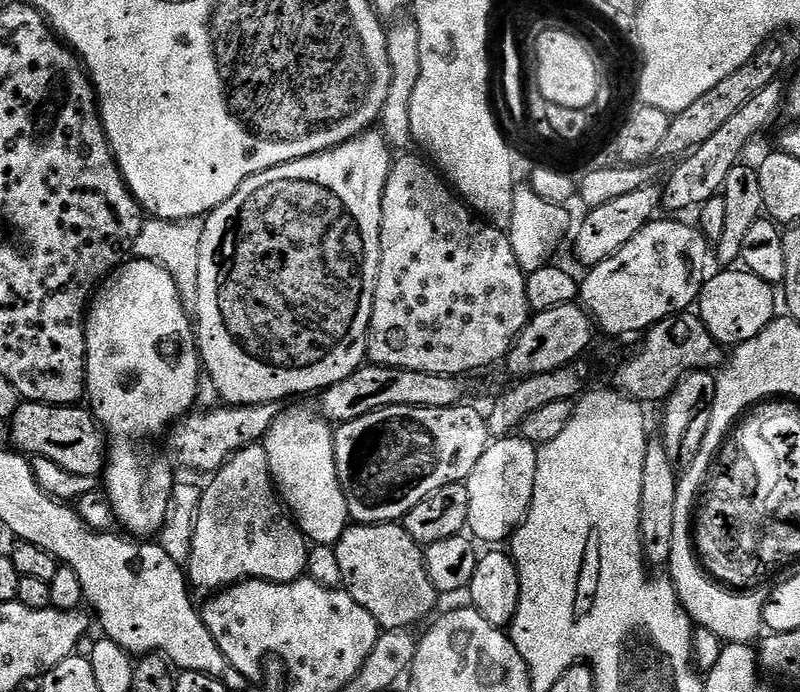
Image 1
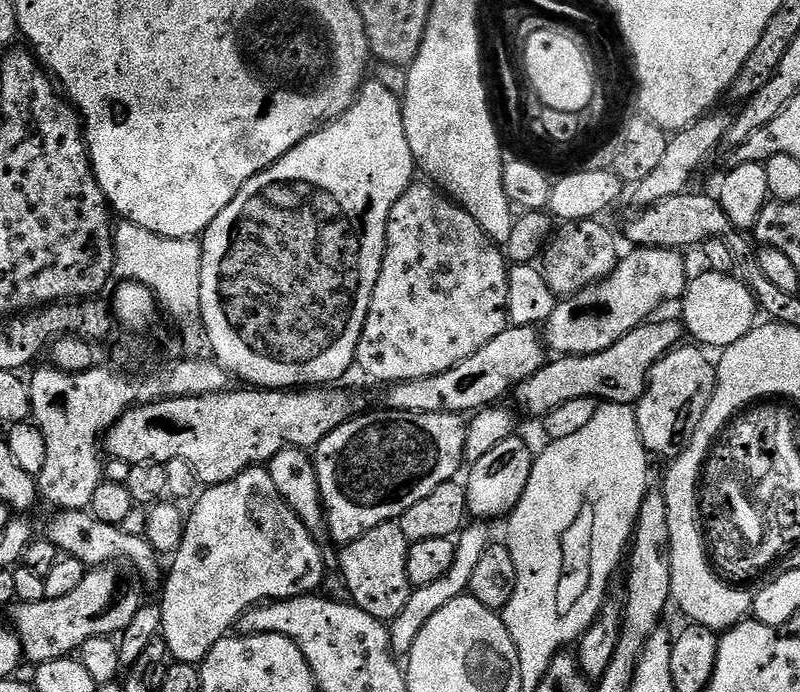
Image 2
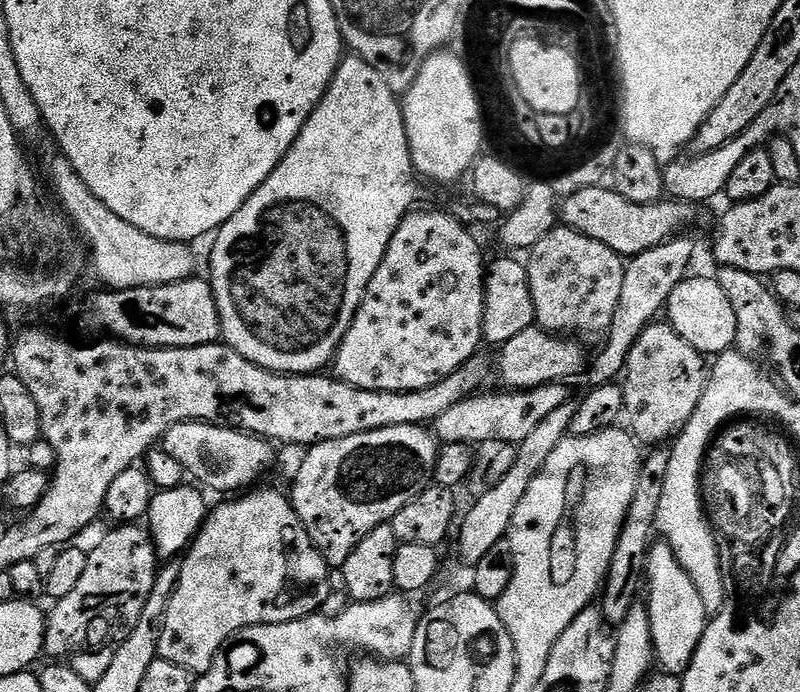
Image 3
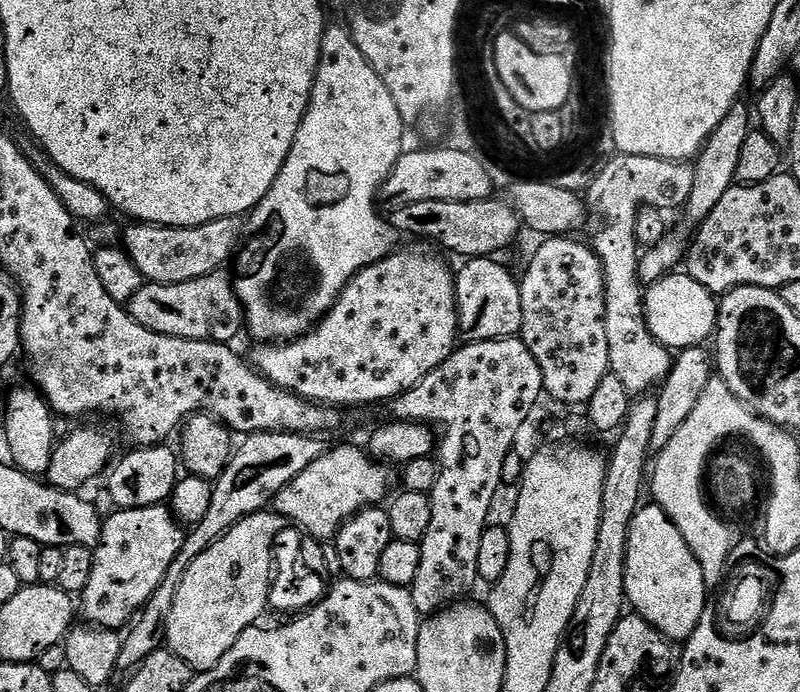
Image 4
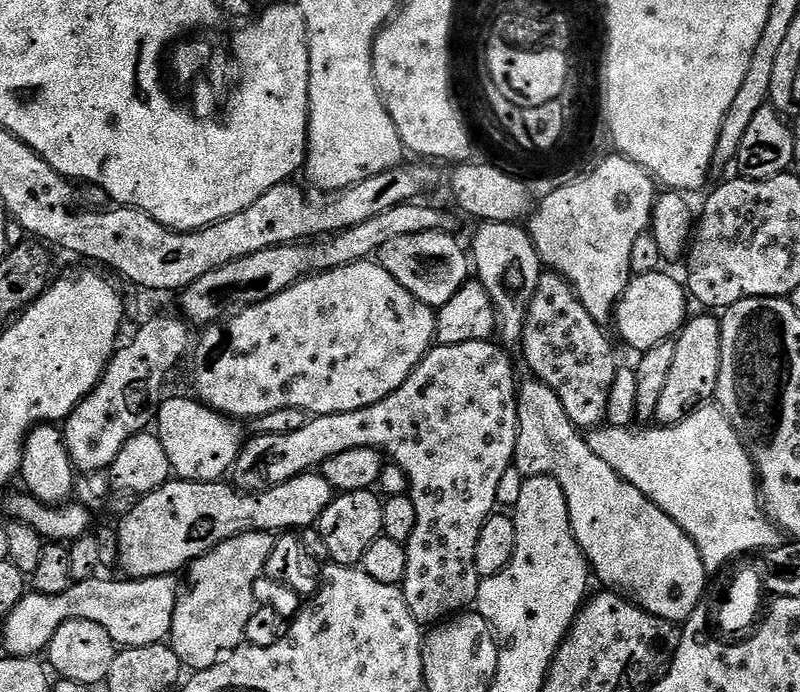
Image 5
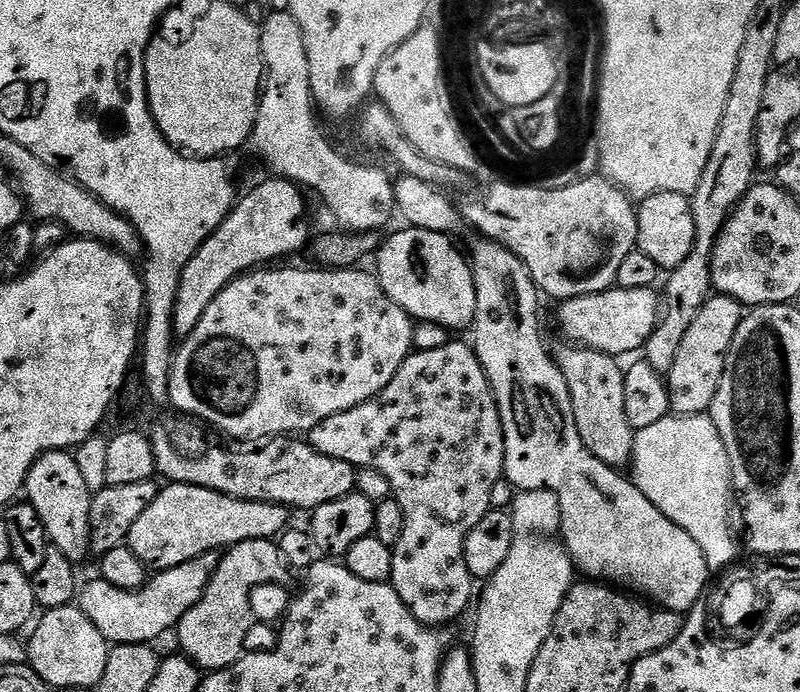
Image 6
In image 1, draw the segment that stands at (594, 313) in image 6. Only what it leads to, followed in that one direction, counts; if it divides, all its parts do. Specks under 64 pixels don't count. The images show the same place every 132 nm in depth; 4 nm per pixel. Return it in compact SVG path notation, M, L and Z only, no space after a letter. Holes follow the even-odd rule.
M720 270L717 276L709 275L705 279L704 287L700 289L700 299L698 301L698 315L702 318L702 322L706 326L706 330L710 330L710 334L721 346L735 346L744 344L750 338L754 338L773 320L777 319L776 300L778 304L778 292L773 285L762 282L762 278L758 278L753 272L747 270L739 270L740 272L732 272L736 270Z

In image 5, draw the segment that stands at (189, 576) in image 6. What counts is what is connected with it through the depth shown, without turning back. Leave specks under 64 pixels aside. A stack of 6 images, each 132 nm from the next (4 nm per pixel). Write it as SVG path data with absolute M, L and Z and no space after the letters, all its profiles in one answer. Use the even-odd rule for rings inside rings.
M175 575L155 576L145 580L133 580L131 578L119 578L120 580L103 580L97 578L86 582L75 582L67 592L56 595L38 595L33 592L25 593L22 602L18 602L14 610L11 611L7 619L3 621L2 640L5 652L13 659L31 659L43 653L58 630L71 620L81 620L82 622L98 622L106 634L120 648L137 648L138 646L154 646L163 644L171 637L172 623L174 622L174 610L178 606L182 595L182 584Z

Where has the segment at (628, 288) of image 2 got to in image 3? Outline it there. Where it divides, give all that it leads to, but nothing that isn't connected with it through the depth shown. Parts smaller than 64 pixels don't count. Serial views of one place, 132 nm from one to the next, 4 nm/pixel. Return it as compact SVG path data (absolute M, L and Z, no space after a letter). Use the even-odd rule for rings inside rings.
M533 326L522 330L522 334L510 338L500 349L500 361L494 364L494 368L500 371L500 380L505 389L523 390L526 388L537 388L543 384L555 384L563 381L563 376L575 377L583 373L586 368L586 356L579 348L577 341L565 338L560 334L544 331L539 326Z

